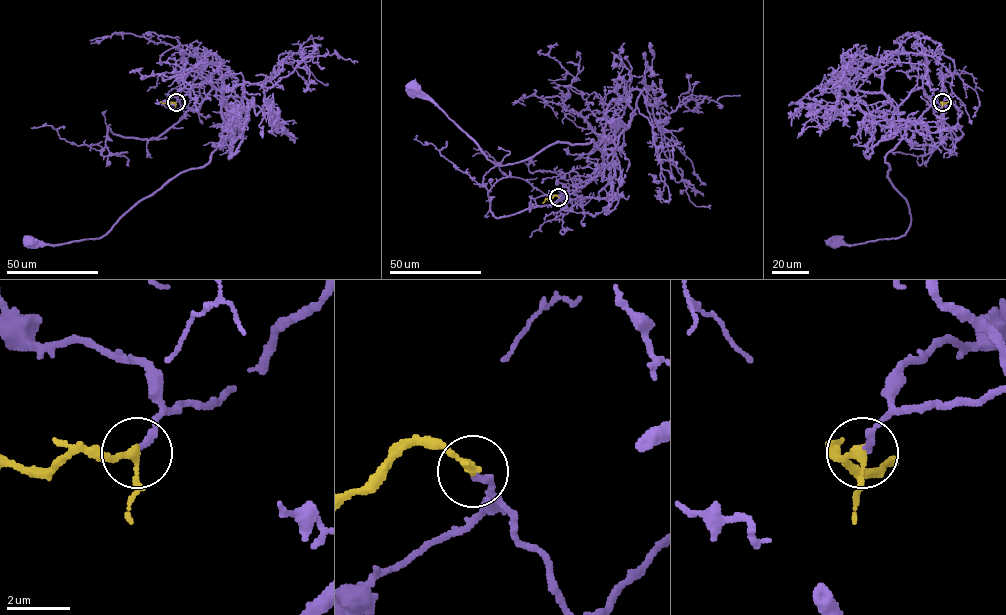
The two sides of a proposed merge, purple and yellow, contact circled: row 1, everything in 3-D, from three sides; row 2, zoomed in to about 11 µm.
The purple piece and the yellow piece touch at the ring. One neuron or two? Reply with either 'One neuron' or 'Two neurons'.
One neuron

